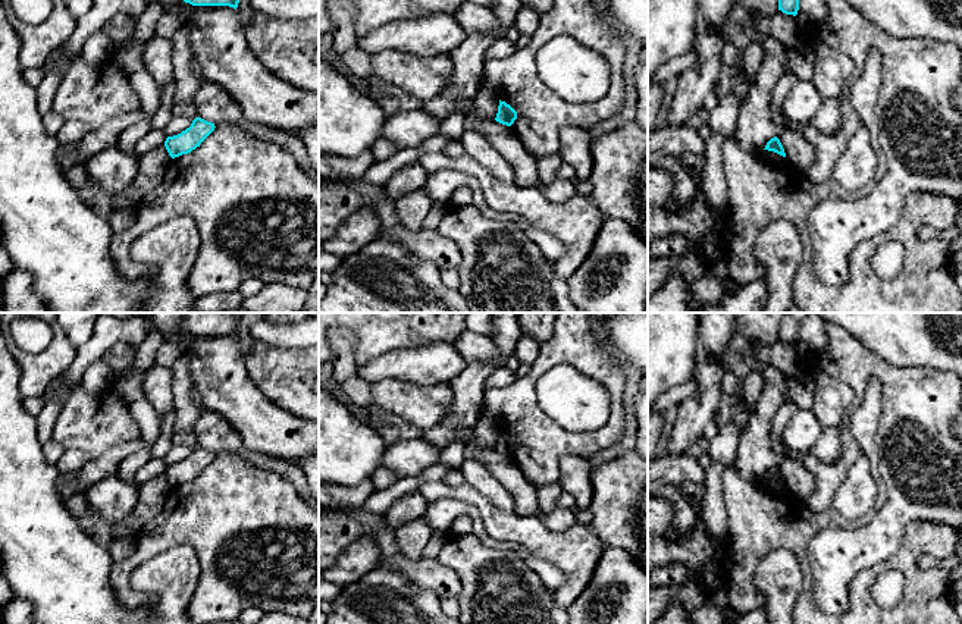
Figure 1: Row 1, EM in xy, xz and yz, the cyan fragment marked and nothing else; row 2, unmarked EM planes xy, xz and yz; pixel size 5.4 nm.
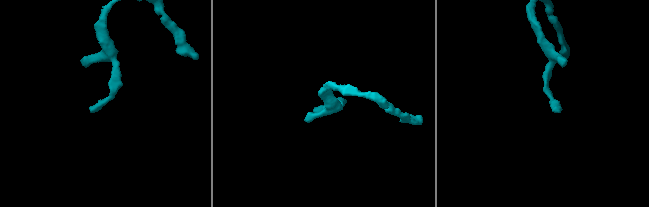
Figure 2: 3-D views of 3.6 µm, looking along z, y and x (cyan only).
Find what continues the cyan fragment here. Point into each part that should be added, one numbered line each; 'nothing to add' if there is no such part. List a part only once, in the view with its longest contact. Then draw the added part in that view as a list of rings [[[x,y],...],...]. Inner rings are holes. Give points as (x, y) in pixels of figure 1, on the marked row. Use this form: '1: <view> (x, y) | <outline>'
nothing to add

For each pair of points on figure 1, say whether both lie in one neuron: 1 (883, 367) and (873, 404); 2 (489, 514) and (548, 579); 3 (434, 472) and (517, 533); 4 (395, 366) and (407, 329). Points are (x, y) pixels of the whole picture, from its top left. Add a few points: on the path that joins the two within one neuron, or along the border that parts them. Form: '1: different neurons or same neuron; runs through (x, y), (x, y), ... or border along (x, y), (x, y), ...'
1: different neurons; border along (873, 376), (880, 383), (881, 414)
2: different neurons; border along (483, 524), (494, 538), (514, 541), (544, 558)
3: different neurons; border along (441, 480), (426, 480), (416, 489)
4: different neurons; border along (435, 342), (392, 350), (369, 361)

